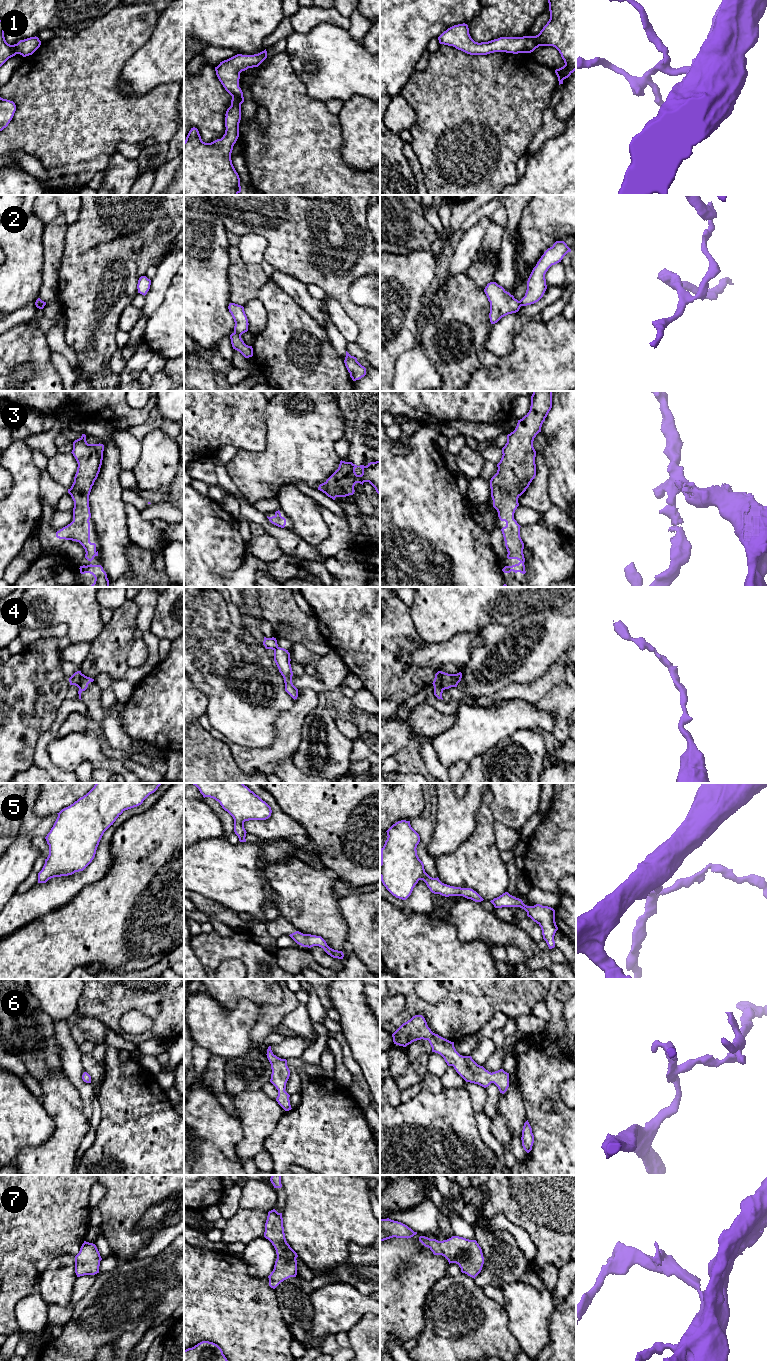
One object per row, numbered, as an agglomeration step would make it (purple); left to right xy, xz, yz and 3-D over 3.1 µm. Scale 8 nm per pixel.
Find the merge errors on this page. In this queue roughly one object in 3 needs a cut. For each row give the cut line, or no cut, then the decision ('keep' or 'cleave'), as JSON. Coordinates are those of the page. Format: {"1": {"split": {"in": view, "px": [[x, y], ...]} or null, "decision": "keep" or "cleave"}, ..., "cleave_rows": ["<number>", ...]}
{"1": {"split": null, "decision": "keep"}, "2": {"split": {"in": "xz", "px": [[234, 332], [240, 335]]}, "decision": "cleave"}, "3": {"split": null, "decision": "keep"}, "4": {"split": {"in": "yz", "px": [[441, 672], [442, 690]]}, "decision": "cleave"}, "5": {"split": null, "decision": "keep"}, "6": {"split": null, "decision": "keep"}, "7": {"split": null, "decision": "keep"}, "cleave_rows": ["2", "4"]}

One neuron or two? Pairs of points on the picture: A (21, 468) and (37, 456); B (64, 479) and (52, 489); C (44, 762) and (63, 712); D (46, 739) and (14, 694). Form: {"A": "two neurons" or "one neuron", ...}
{"A": "two neurons", "B": "two neurons", "C": "one neuron", "D": "two neurons"}

